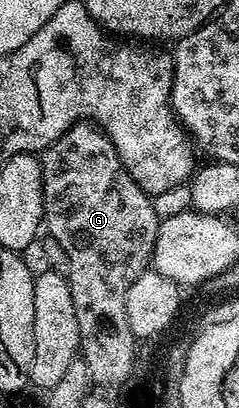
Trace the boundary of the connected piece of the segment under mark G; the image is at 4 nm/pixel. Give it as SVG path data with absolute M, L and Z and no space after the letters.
M83 121L72 125L63 133L57 141L50 144L40 155L42 161L42 196L44 205L42 213L44 216L44 227L48 232L49 238L55 239L64 247L65 253L71 261L71 273L68 276L70 288L72 289L72 305L76 305L76 325L80 325L80 359L81 362L88 365L91 382L100 389L110 389L106 387L127 386L127 371L130 370L130 336L132 336L131 327L128 325L128 289L132 289L132 281L140 277L151 266L151 259L154 255L154 246L157 241L157 231L160 218L154 208L154 200L146 194L140 185L128 173L128 169L120 161L120 153L116 153L116 145L112 145L109 135L101 127L89 122Z

